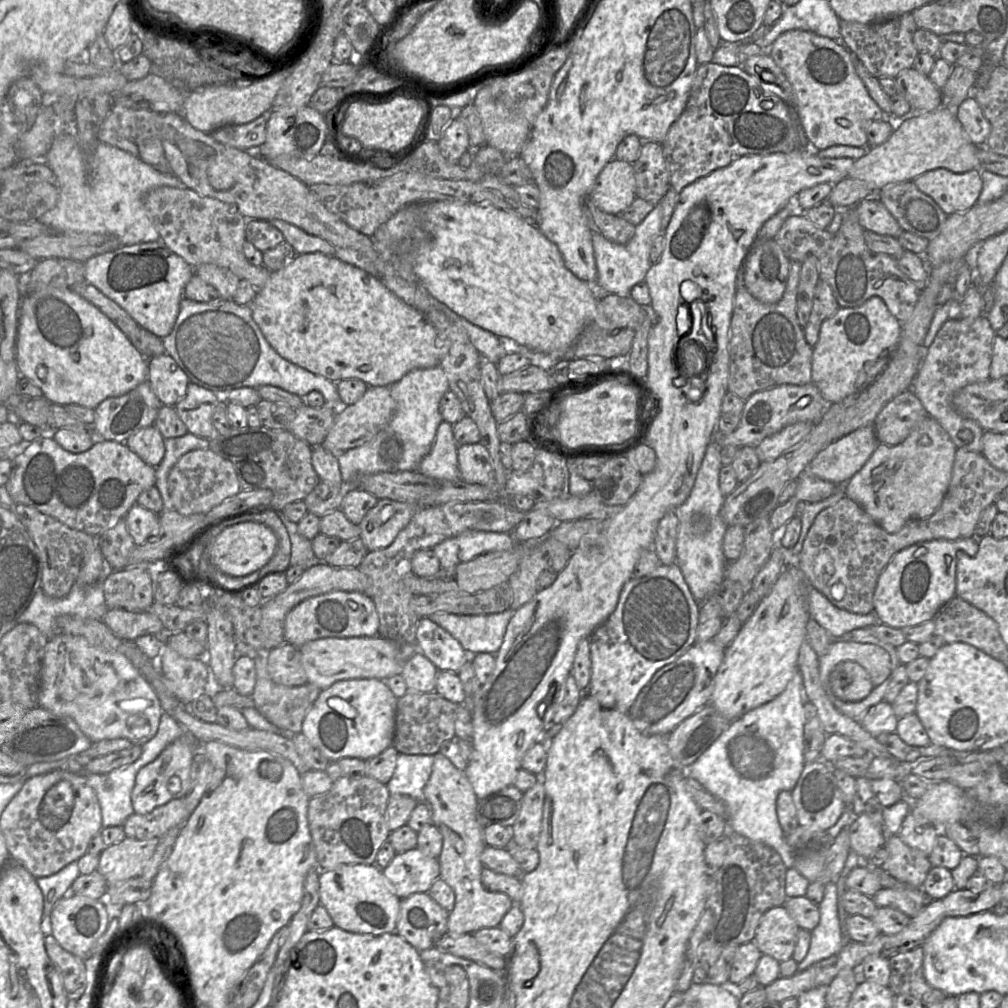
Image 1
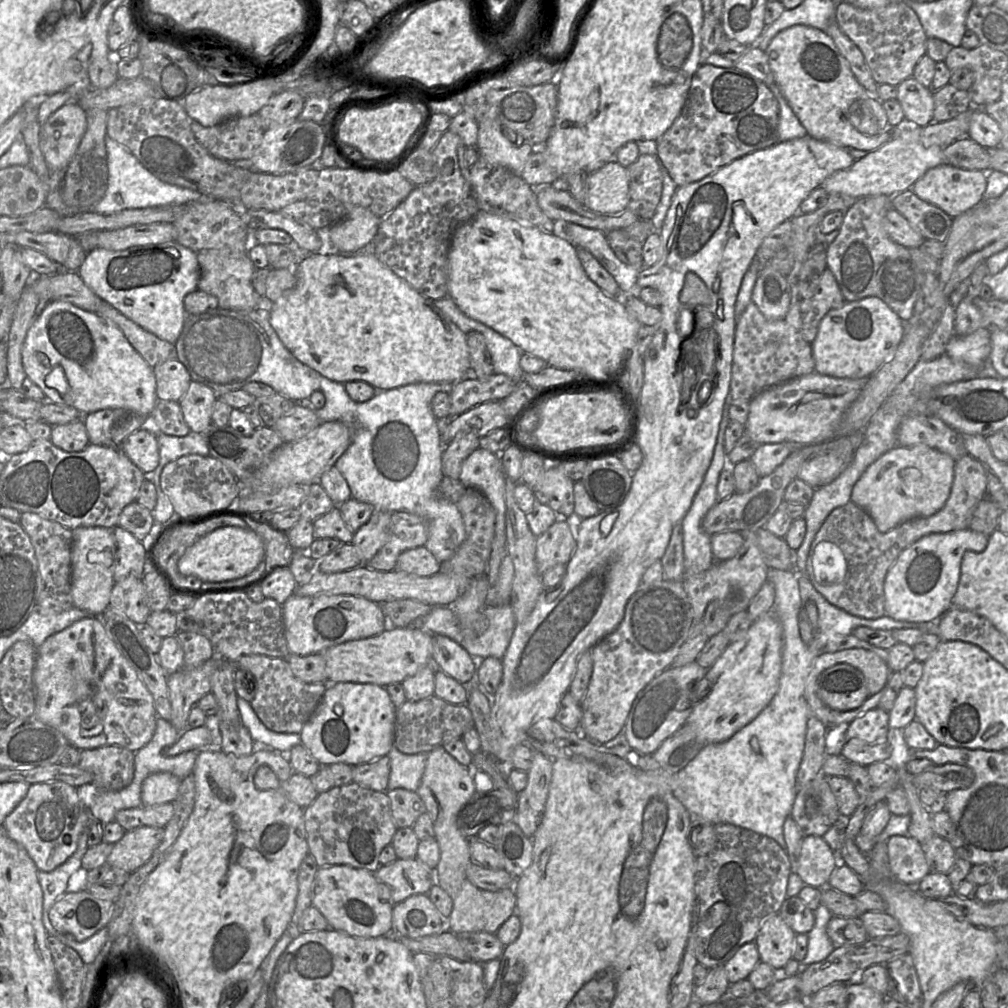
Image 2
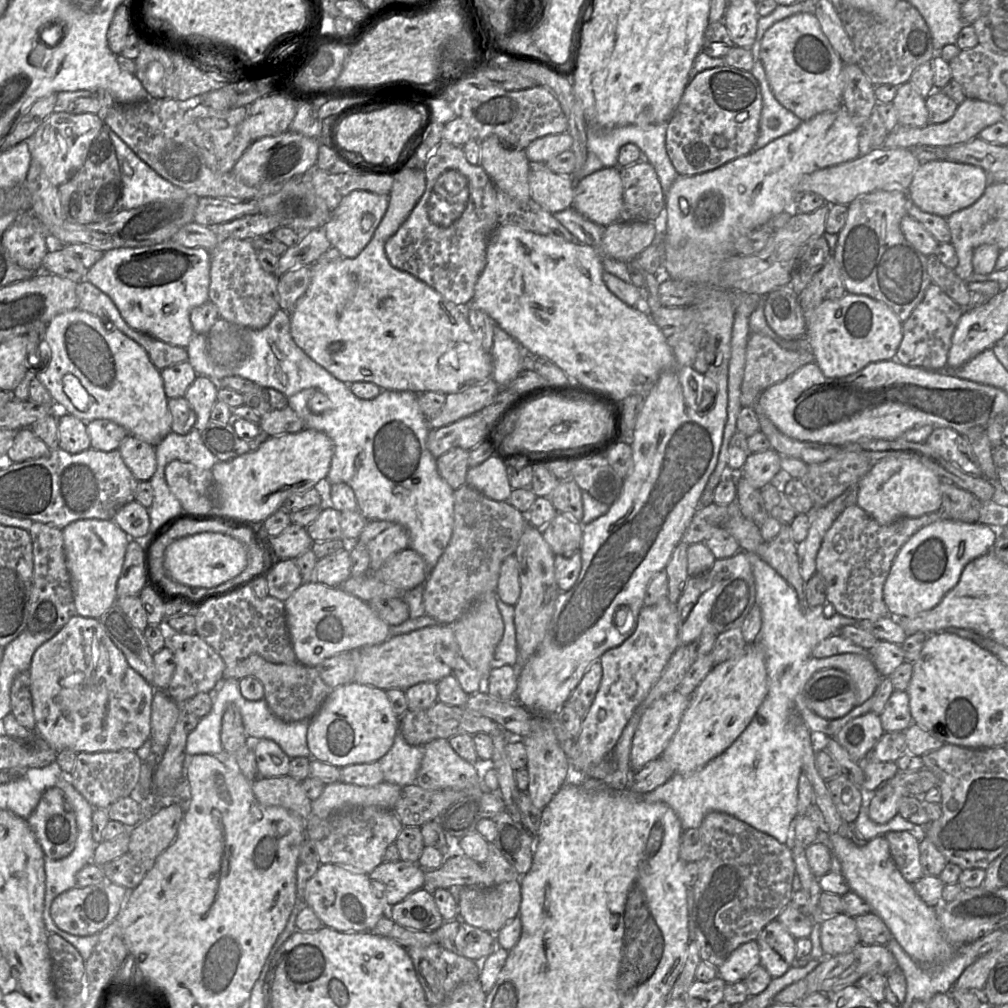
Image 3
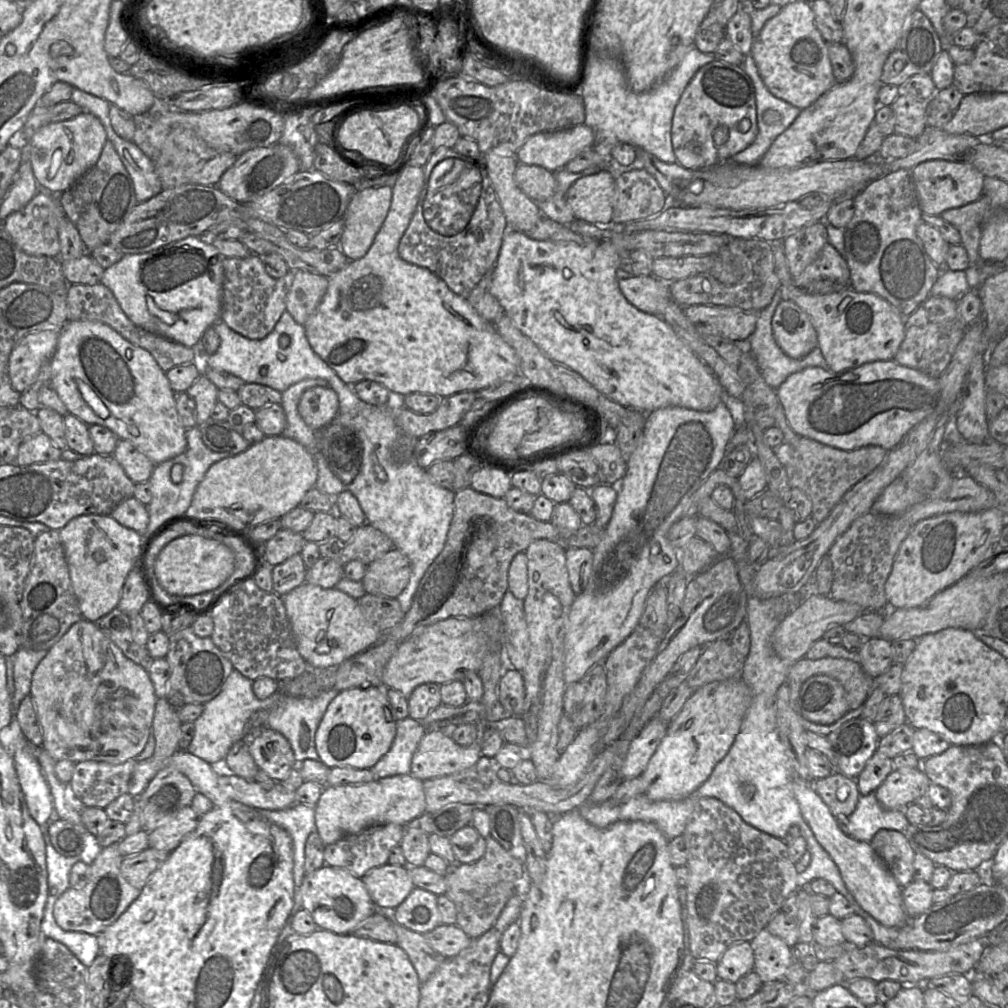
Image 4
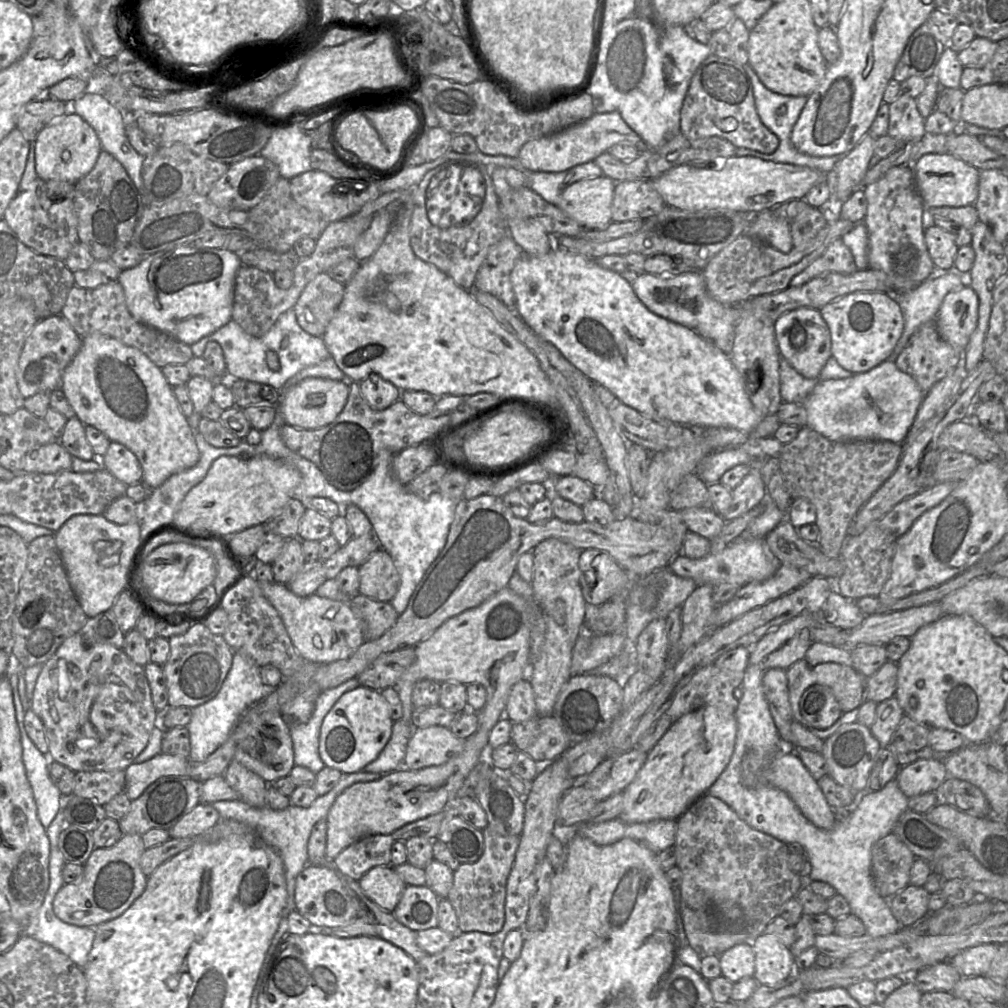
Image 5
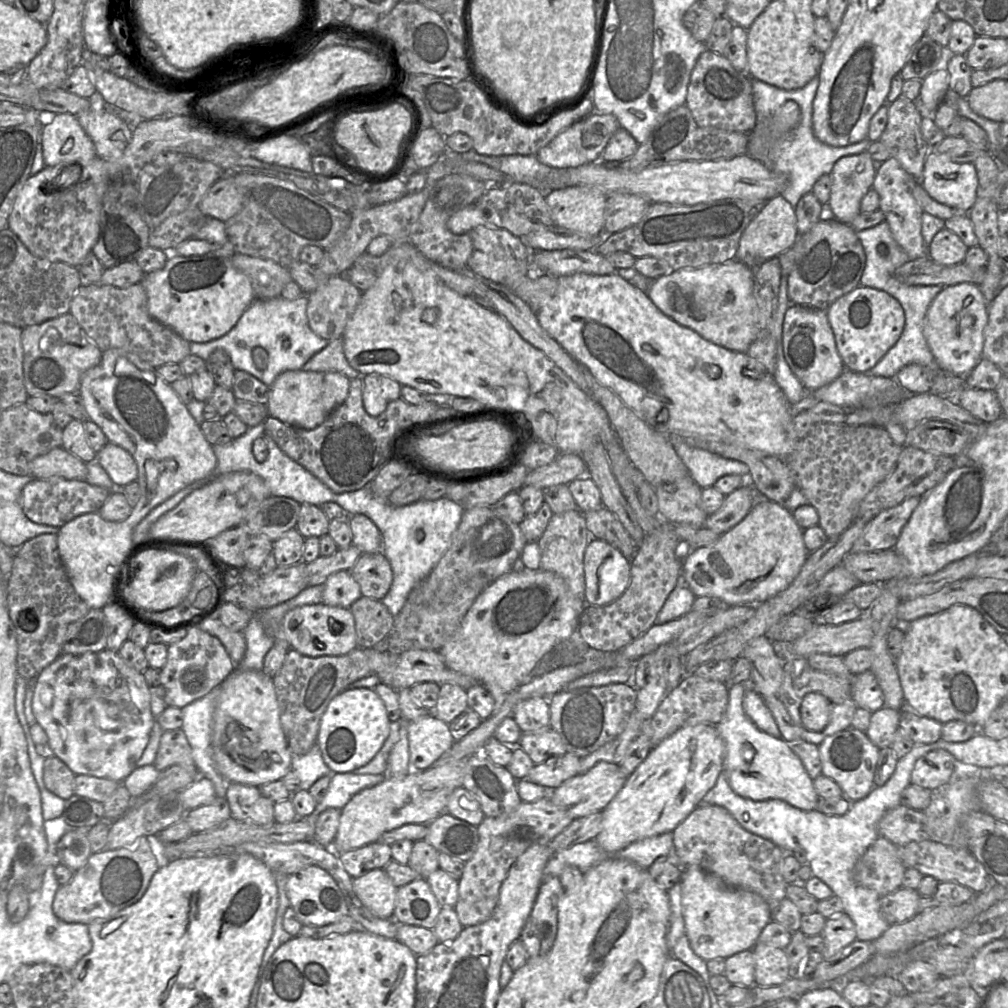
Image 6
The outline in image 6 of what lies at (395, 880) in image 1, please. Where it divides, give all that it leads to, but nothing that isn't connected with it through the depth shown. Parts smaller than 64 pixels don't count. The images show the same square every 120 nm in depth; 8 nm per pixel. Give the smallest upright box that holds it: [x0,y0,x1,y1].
[353,869,397,919]

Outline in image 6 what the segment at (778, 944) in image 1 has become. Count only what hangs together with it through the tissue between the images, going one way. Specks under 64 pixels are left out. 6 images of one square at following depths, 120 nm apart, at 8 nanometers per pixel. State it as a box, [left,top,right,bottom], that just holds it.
[752,942,796,986]

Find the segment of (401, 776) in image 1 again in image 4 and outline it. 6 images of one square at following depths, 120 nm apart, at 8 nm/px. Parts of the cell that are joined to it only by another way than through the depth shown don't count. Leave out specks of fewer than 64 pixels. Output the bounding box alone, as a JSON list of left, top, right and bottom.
[370,716,425,778]

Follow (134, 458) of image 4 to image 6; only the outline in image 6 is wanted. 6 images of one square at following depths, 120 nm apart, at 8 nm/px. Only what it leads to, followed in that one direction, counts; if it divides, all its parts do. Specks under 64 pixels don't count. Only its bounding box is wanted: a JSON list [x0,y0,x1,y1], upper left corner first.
[96,442,138,488]

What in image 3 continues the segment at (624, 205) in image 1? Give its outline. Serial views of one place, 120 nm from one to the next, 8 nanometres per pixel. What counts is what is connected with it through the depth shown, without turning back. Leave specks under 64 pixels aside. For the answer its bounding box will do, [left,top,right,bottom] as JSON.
[574,167,622,227]

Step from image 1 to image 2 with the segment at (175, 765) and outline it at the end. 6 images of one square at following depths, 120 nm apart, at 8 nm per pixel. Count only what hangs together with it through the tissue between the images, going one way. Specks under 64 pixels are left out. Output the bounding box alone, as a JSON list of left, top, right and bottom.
[141,772,181,806]

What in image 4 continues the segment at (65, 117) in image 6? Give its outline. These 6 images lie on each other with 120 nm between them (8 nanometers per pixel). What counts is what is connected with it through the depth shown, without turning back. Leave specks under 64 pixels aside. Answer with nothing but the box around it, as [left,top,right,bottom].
[29,111,106,195]

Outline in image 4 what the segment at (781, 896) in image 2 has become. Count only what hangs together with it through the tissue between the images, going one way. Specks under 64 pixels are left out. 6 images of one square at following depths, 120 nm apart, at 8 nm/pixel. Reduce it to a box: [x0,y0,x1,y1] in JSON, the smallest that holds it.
[684,798,797,964]

